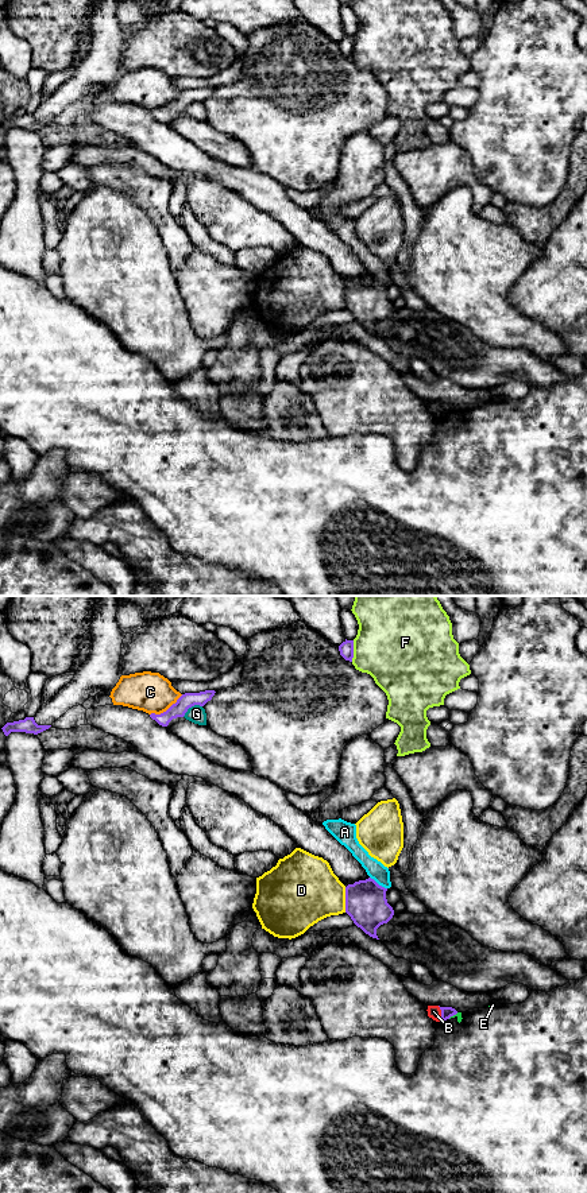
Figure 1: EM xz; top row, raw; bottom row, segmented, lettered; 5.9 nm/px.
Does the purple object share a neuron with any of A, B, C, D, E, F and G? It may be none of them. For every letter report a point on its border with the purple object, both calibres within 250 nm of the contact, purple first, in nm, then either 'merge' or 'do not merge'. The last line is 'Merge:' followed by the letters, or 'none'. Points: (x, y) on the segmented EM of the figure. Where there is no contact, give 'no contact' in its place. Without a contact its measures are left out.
A: meets purple in xz at (377, 883); 240 nm thick on the purple side, 110 nm on the other; do not merge
B: meets purple in xz at (441, 1013); 70 nm thick on the purple side, 80 nm on the other; do not merge
C: meets purple in xz at (168, 709); 90 nm thick on the purple side, 240 nm on the other; do not merge
D: meets purple in xz at (346, 899); 240 nm thick on the purple side, 400 nm on the other; do not merge
E: meets purple in xz at (452, 1015); 70 nm thick on the purple side, 30 nm on the other; do not merge
F: meets purple in xz at (352, 651); 90 nm thick on the purple side, 460 nm on the other; do not merge
G: meets purple in xz at (190, 707); 90 nm thick on the purple side, 100 nm on the other; do not merge
Merge: none

